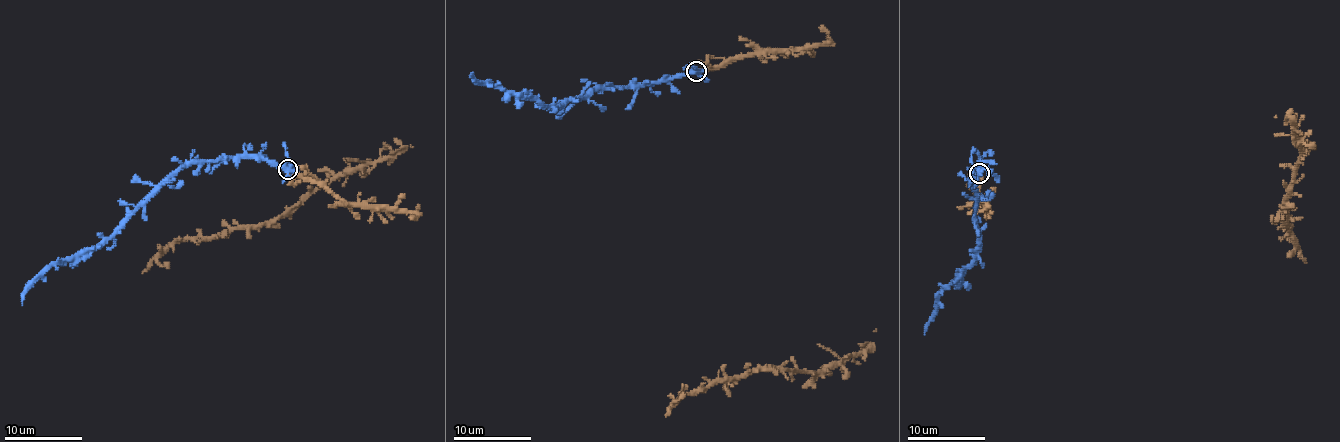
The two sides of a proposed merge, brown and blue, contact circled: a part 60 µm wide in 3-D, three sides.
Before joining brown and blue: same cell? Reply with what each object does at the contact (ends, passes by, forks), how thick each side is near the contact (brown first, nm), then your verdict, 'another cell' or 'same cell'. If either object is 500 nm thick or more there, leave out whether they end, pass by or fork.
brown ends; blue forks; calibres 340 and 360 nm; same cell

